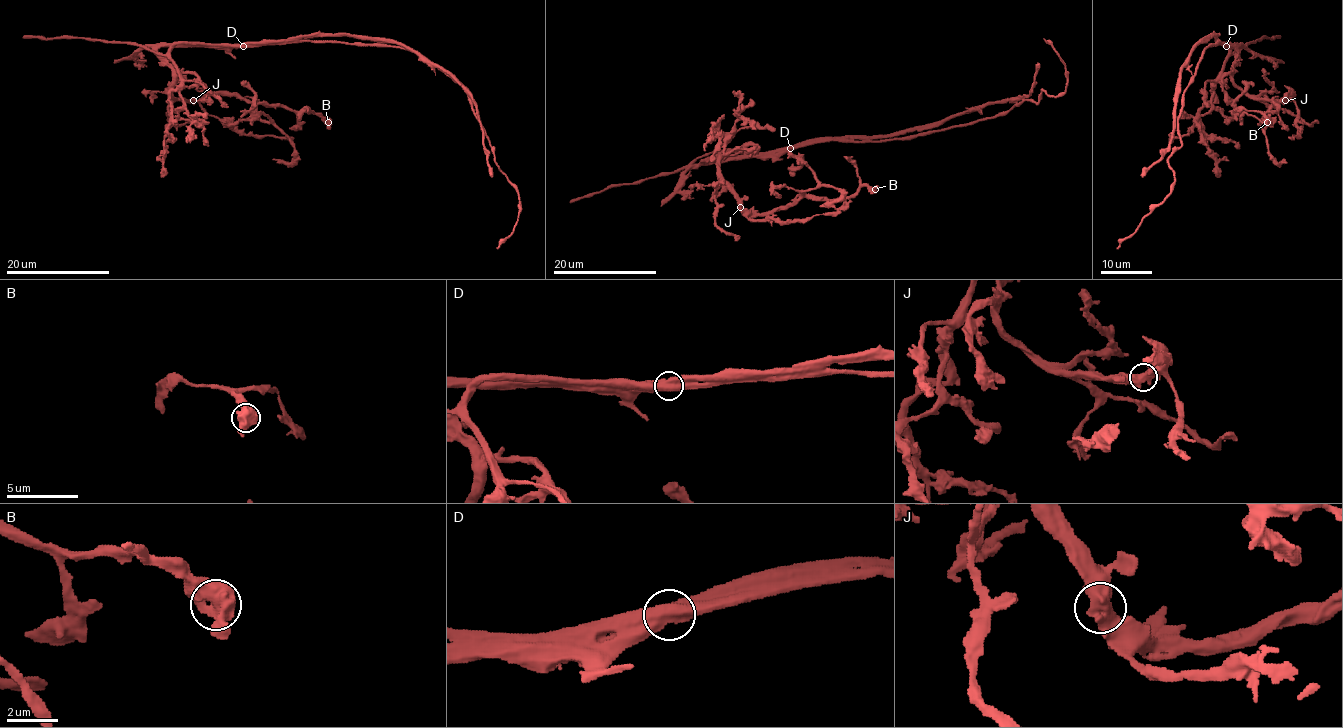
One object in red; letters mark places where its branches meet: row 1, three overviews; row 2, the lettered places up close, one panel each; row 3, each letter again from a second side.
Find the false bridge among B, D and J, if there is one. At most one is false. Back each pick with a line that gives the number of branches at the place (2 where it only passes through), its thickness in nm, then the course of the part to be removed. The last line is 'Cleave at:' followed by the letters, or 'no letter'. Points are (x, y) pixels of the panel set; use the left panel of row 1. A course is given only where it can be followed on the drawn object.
D: Branches: 2. Thickness 700 nm. Course of the part to remove: (242, 46), (391, 45), (417, 51), (451, 76), (517, 193), (517, 223), (497, 249)
Cleave at: D

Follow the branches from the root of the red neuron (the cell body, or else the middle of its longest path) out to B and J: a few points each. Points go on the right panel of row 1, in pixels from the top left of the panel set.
B: (1218, 42), (1230, 43), (1233, 82), (1247, 94), (1272, 100), (1291, 94), (1264, 114), (1267, 122)
J: (1218, 42), (1230, 43), (1236, 85), (1258, 98), (1285, 100)

